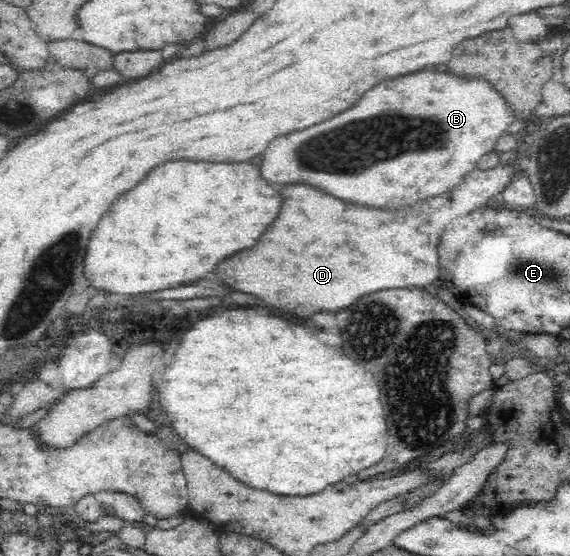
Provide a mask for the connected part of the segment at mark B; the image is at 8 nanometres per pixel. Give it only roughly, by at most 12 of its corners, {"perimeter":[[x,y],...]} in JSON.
{"perimeter":[[426,68],[276,138],[262,174],[372,210],[440,197],[514,122]]}

